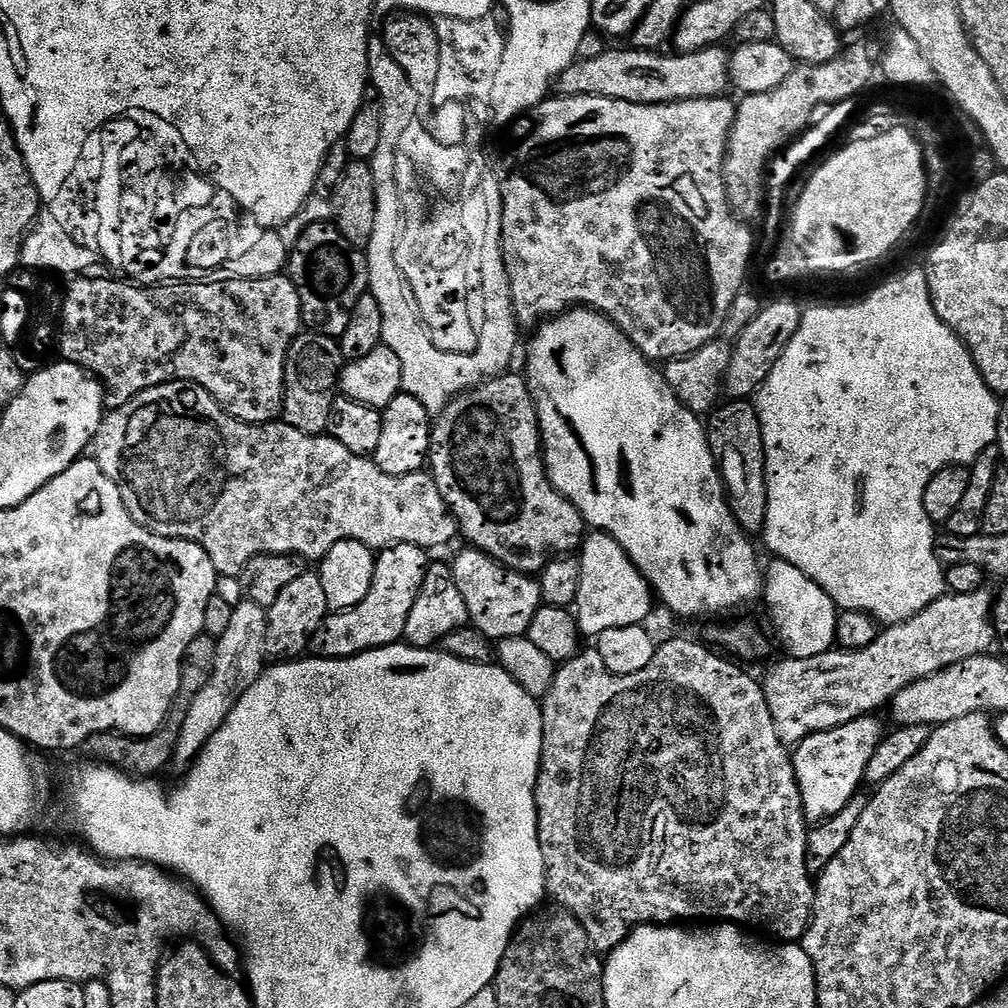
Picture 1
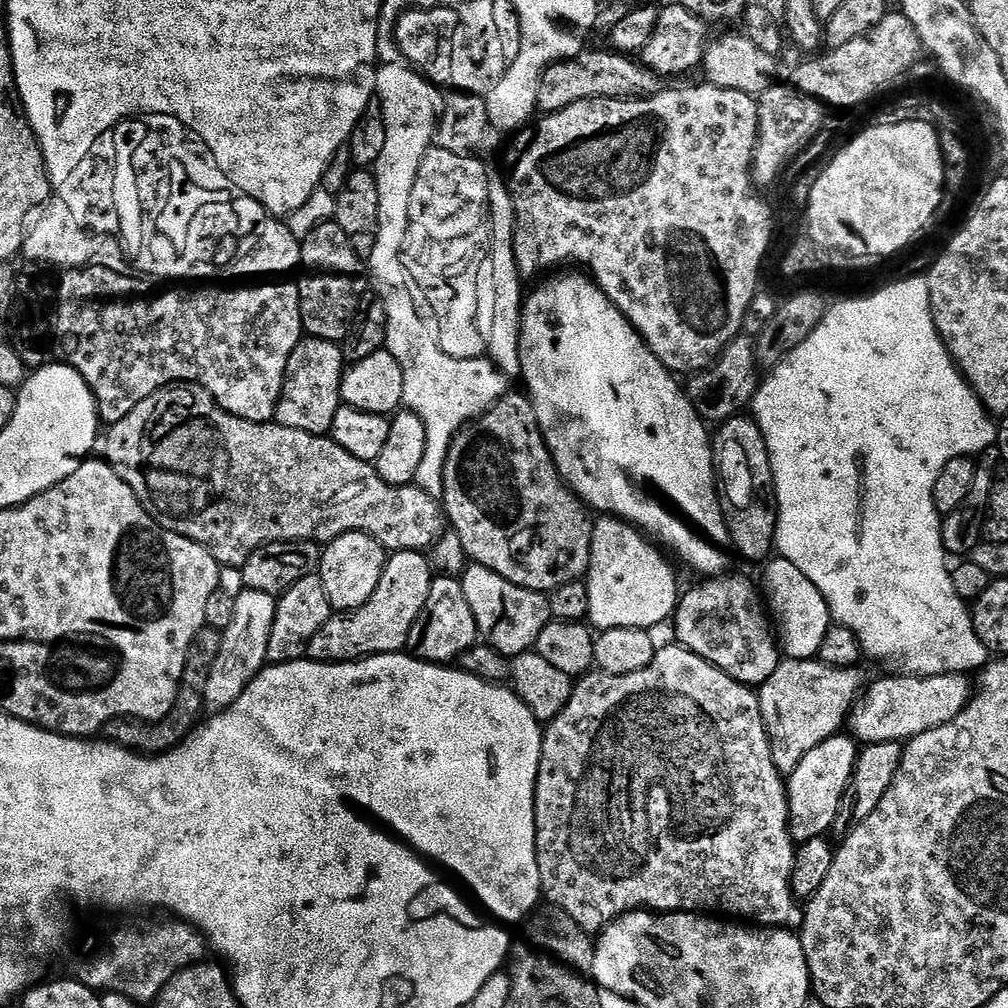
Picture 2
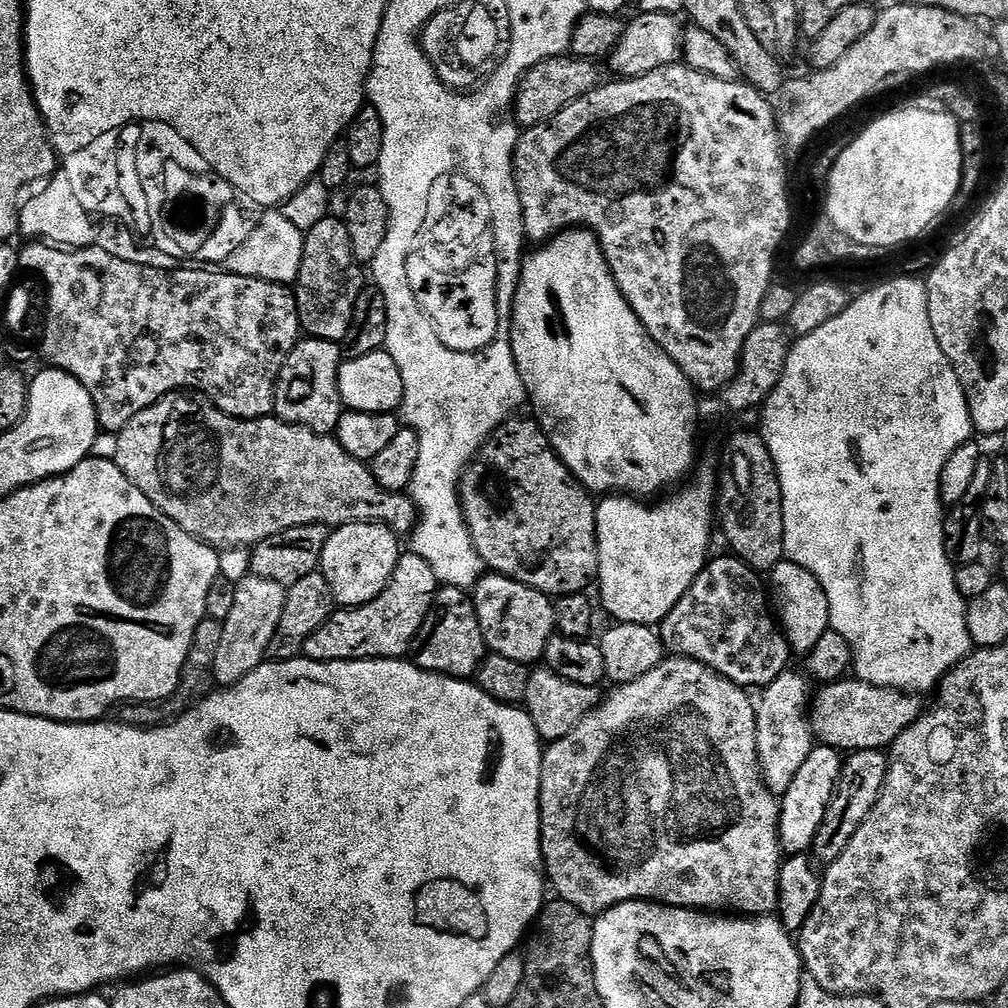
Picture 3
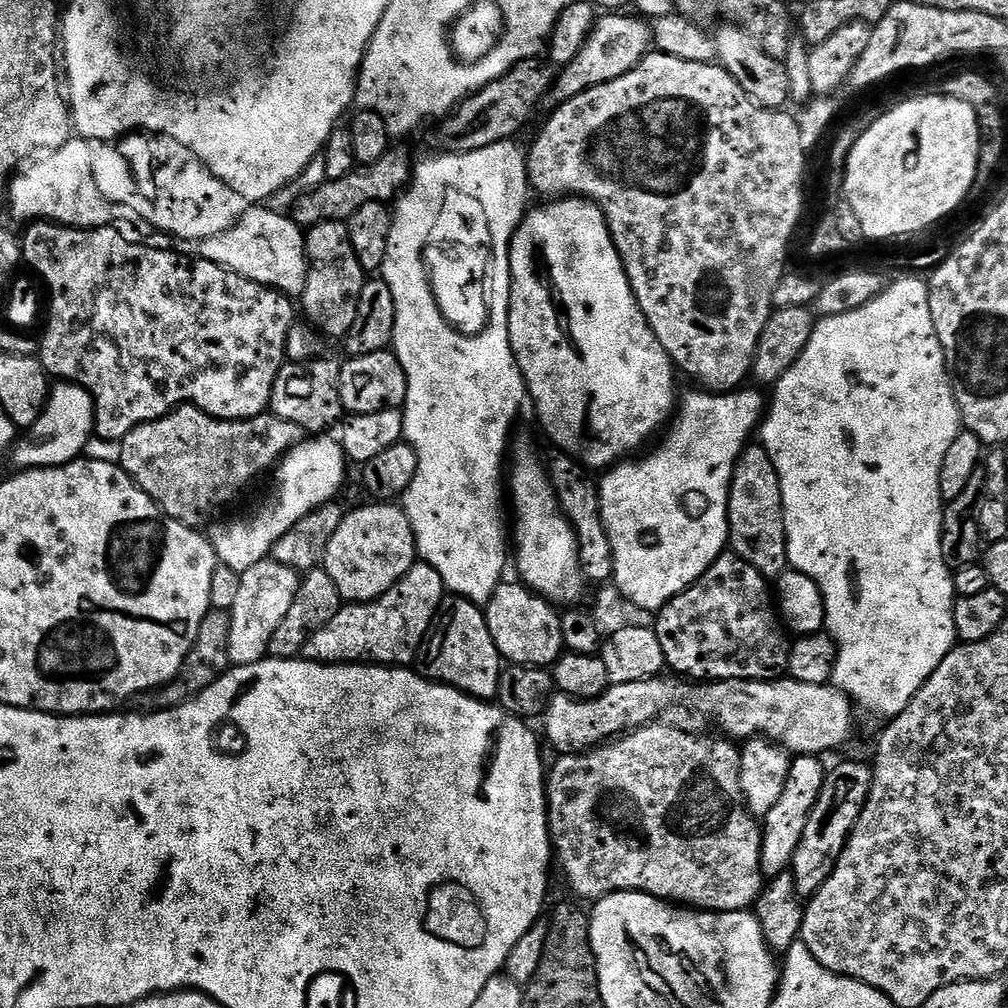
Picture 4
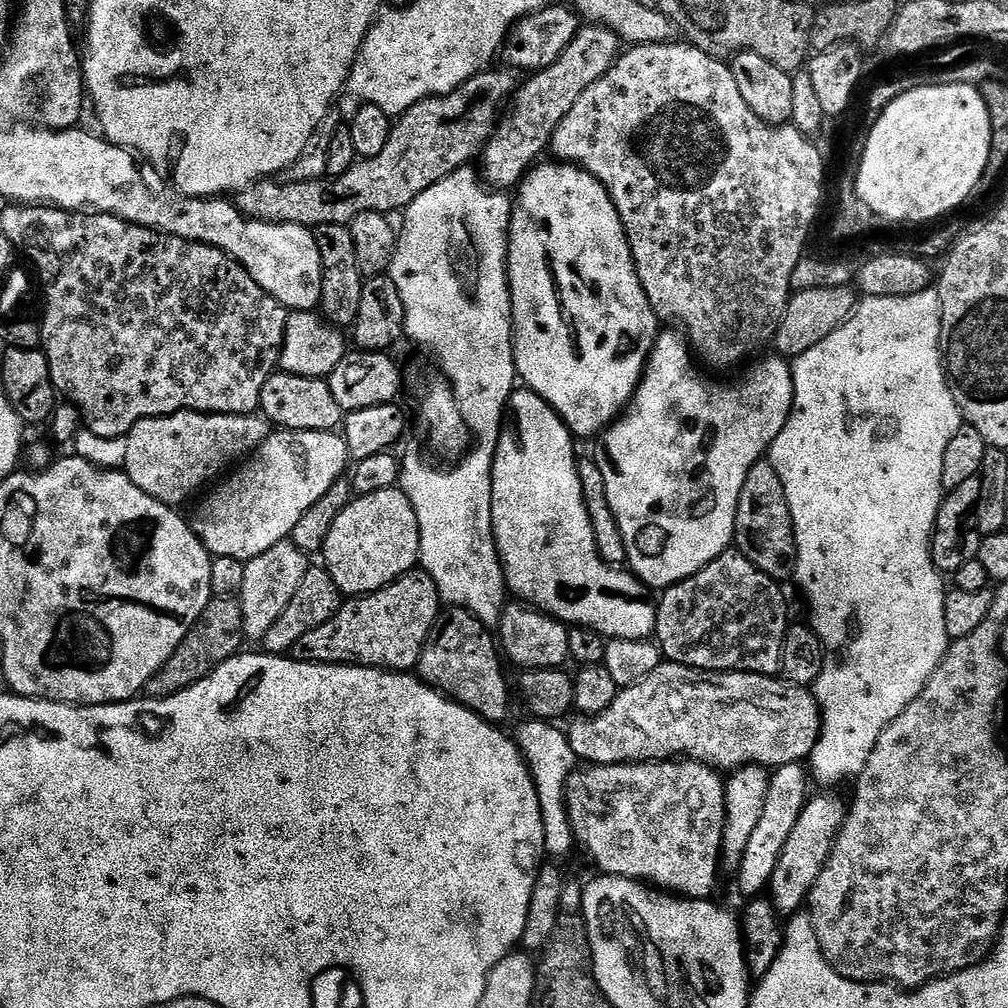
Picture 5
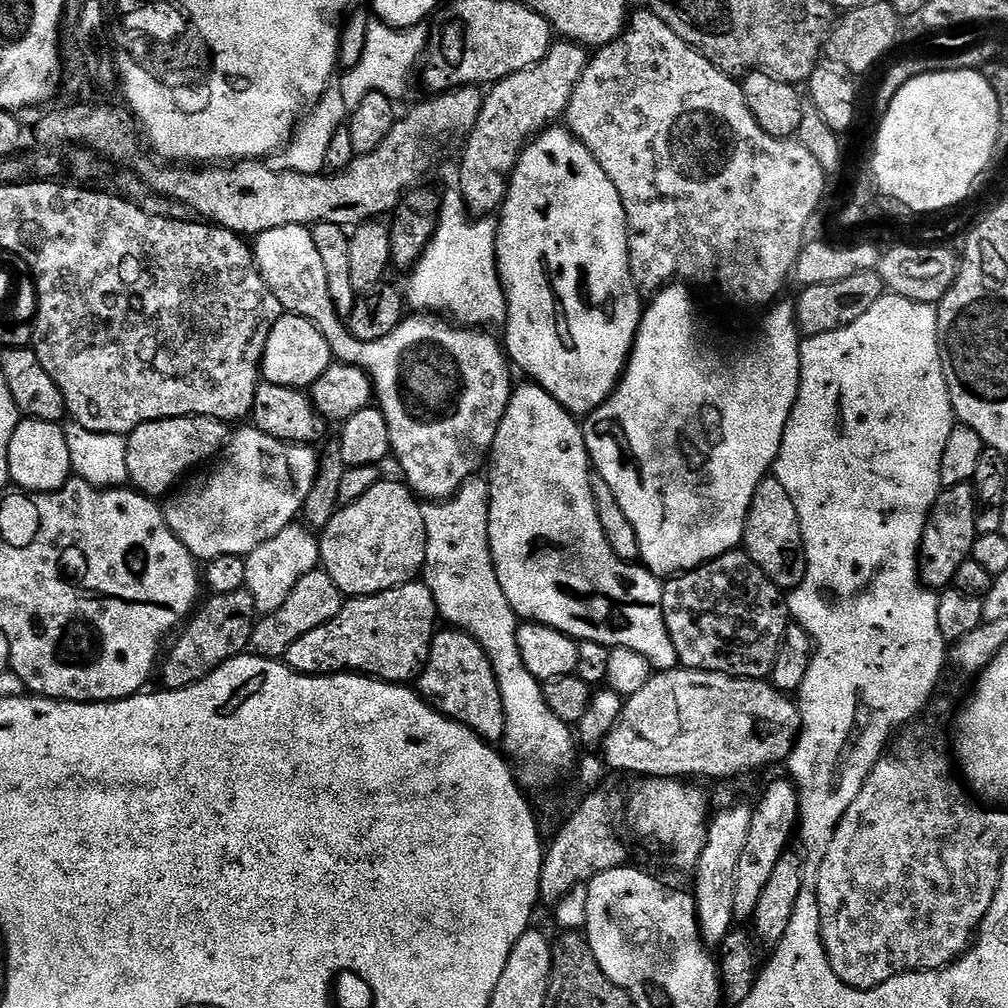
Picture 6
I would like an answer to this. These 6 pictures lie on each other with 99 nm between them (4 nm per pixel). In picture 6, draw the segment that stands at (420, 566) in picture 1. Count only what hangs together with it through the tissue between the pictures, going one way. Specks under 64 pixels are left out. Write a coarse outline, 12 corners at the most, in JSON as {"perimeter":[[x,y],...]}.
{"perimeter":[[413,582],[345,599],[282,660],[408,686],[438,613]]}

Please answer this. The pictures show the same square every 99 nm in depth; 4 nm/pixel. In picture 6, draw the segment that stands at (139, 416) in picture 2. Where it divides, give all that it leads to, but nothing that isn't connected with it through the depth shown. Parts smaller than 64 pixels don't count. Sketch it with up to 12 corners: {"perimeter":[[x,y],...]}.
{"perimeter":[[223,420],[146,422],[126,439],[131,487],[164,498],[230,439]]}

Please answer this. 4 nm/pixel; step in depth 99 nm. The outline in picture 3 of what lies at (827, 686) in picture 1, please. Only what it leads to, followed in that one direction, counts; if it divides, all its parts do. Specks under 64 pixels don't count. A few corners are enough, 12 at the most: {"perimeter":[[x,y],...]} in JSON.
{"perimeter":[[789,670],[759,693],[758,758],[782,798],[814,747],[810,680]]}

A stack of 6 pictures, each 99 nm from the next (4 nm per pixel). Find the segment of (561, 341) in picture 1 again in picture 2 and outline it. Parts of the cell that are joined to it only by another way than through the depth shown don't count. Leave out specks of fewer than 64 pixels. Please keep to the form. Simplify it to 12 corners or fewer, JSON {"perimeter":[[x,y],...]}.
{"perimeter":[[591,275],[520,371],[565,484],[729,571],[709,425]]}

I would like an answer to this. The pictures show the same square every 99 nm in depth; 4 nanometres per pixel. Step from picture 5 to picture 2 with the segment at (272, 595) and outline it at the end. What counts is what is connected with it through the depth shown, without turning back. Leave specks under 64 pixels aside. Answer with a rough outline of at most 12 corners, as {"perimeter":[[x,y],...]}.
{"perimeter":[[245,588],[206,682],[226,710],[264,671],[277,597]]}

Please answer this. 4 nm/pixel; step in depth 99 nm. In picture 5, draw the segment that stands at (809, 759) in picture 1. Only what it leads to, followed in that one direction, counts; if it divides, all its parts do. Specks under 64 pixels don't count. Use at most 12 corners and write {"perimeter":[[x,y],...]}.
{"perimeter":[[787,764],[768,777],[766,806],[742,854],[744,898],[771,875],[810,799],[810,772]]}

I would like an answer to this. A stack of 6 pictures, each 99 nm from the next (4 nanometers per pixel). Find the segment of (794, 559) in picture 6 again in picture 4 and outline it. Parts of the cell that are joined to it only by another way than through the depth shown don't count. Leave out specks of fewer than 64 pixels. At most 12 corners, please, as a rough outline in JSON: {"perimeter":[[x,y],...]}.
{"perimeter":[[745,448],[728,495],[728,543],[766,578],[789,571],[782,486]]}

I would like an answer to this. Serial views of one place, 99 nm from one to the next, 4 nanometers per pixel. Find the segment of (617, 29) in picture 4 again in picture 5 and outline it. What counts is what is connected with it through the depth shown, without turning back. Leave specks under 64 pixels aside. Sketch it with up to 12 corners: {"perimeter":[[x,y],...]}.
{"perimeter":[[581,26],[517,87],[480,151],[481,181],[515,189],[558,122],[612,69],[620,37]]}

